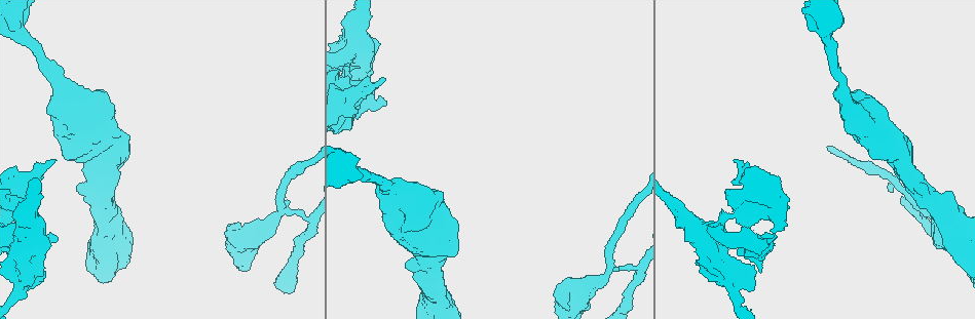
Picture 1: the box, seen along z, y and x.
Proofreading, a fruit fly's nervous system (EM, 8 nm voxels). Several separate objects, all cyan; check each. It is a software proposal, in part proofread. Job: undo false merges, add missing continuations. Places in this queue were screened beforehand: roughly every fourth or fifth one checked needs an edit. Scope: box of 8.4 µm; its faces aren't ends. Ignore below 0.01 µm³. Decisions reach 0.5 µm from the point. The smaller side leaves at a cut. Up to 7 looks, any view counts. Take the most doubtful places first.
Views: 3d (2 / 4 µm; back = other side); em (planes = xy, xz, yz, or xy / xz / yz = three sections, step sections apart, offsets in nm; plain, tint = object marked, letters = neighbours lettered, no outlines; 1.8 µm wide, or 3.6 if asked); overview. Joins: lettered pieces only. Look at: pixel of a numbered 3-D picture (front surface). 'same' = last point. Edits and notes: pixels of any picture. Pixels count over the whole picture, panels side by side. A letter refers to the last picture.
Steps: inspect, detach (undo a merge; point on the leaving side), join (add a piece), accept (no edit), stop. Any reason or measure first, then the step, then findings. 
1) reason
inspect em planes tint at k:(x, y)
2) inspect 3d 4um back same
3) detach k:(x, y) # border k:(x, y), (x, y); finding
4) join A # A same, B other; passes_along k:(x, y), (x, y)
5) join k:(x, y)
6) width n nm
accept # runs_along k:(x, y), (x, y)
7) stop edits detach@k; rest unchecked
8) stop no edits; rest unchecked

branch point
inspect em yz step 4 tint at 1:(926, 210)

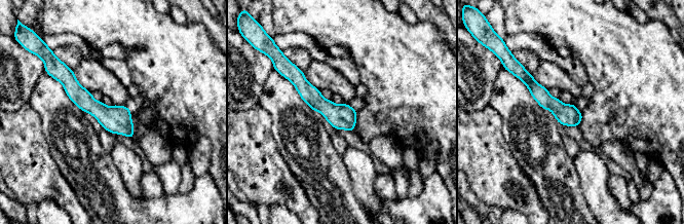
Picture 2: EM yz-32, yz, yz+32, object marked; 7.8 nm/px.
inspect em planes letters same

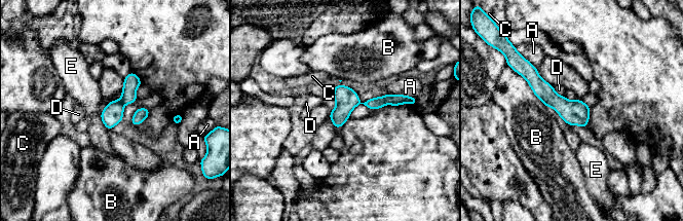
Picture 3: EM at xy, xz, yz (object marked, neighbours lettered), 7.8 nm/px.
width 160 nm; longest_contact B 380 nm
detach 3:(131, 81) # A other, B other, C other, D other, E other; a second neuron is stuck on

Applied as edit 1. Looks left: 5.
inspect overview

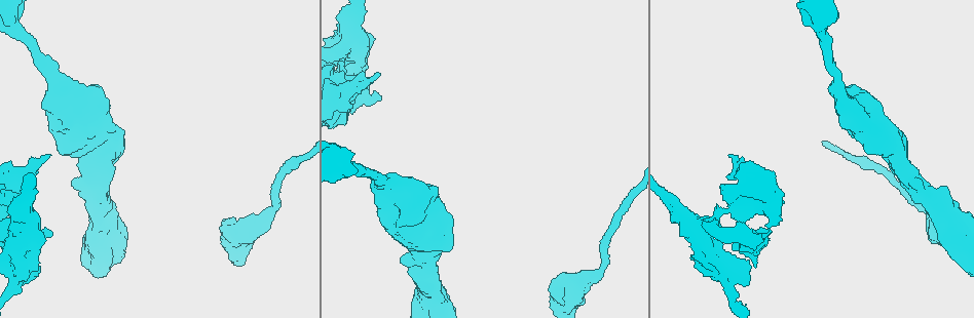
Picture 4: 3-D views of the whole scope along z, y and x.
inspect em xy step 4 letters at 4:(21, 242)

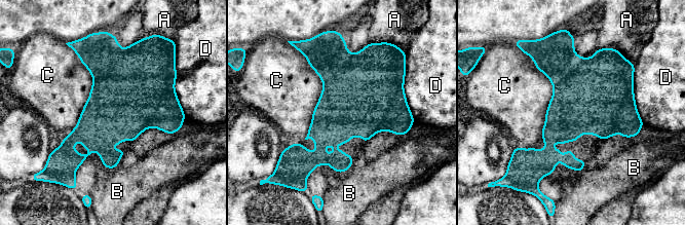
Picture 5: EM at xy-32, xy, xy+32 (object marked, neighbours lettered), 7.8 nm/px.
width 500 nm
detach 5:(137, 89) # A other, B other, C other, D other; two neurons meet here

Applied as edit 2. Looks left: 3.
see it whole again
inspect overview

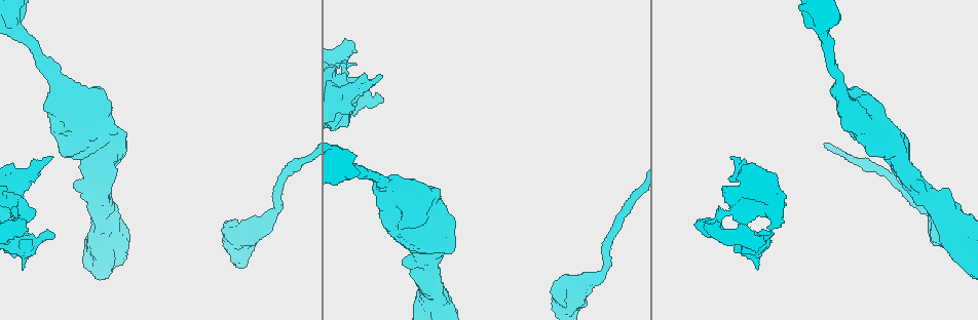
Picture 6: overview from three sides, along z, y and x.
branch stops here
inspect em 3.6um yz step 16 letters at 6:(379, 74)

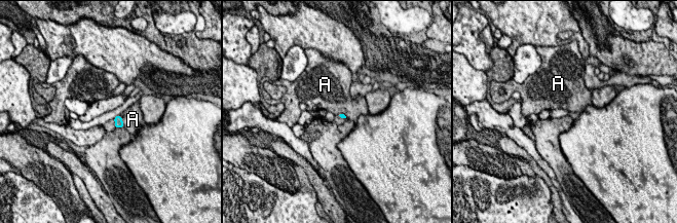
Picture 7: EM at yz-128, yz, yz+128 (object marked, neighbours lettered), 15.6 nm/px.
accept # A other; no lettered piece goes on from it

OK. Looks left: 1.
stop edits detach@3, detach@5; rest unchecked

